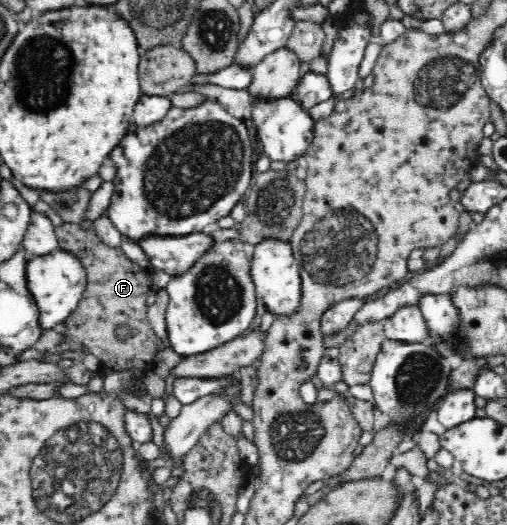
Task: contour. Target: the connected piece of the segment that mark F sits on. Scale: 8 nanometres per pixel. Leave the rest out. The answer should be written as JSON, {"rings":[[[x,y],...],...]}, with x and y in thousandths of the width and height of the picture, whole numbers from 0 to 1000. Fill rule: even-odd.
{"rings":[[[124,423],[108,430],[118,476],[136,480],[158,493],[170,518],[170,543],[152,587],[128,611],[132,651],[160,655],[172,670],[187,676],[211,701],[235,707],[258,699],[286,701],[300,693],[310,674],[310,638],[292,613],[290,568],[306,545],[294,522],[272,501],[260,499],[239,474],[211,469],[185,434],[164,434],[156,425]],[[247,617],[258,629],[258,642],[247,651],[227,646],[227,625]]]}

